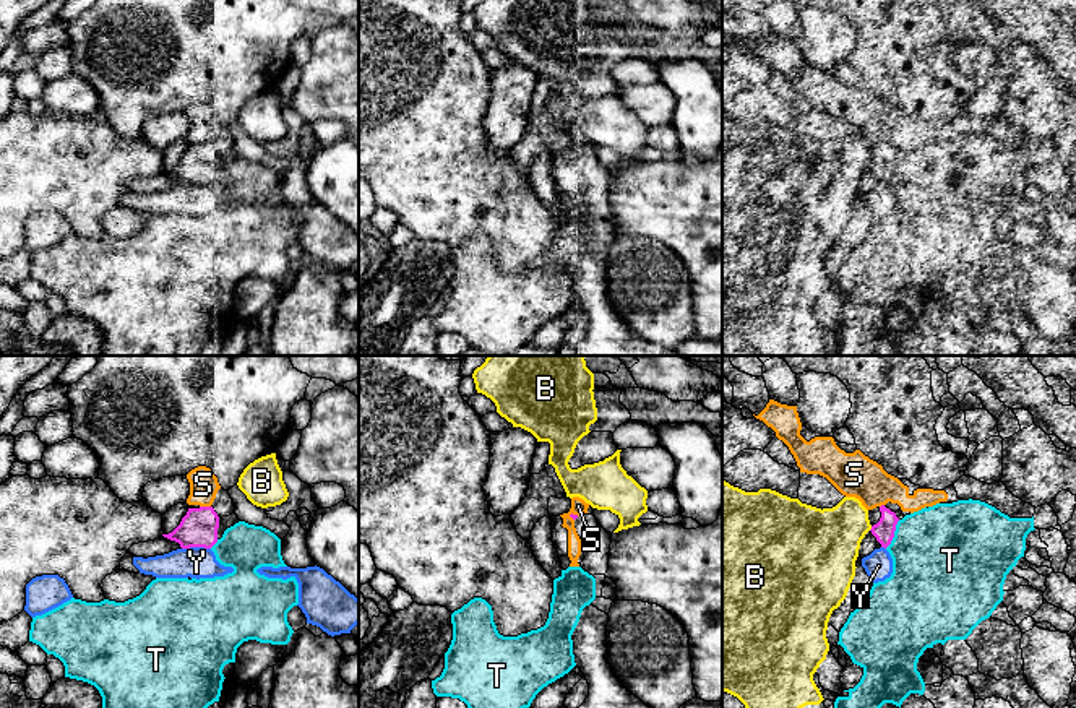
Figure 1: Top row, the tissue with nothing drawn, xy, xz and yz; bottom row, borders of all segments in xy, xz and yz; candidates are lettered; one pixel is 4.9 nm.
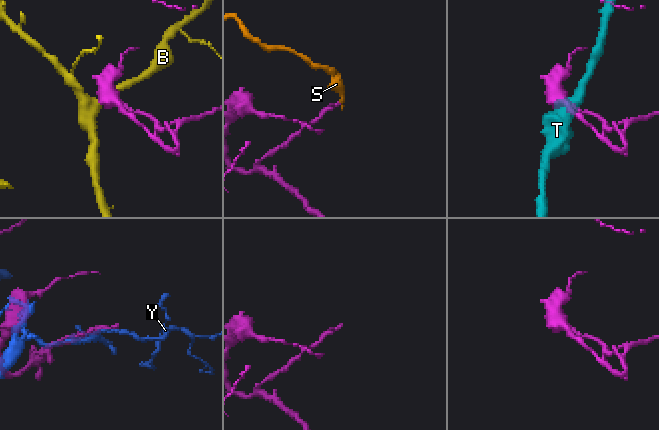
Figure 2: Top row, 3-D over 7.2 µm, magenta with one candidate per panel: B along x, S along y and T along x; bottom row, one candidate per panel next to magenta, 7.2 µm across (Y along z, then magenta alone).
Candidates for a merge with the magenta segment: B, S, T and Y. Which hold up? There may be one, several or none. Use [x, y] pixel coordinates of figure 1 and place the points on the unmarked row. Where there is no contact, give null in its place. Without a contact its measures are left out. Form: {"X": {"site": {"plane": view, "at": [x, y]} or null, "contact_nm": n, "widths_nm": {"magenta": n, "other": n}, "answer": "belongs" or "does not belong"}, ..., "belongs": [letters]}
{"B": {"site": {"plane": "yz", "at": [872, 164]}, "contact_nm": 30, "widths_nm": {"magenta": 100, "other": 340}, "answer": "does not belong"}, "S": {"site": {"plane": "xy", "at": [205, 143]}, "contact_nm": 60, "widths_nm": {"magenta": 190, "other": 140}, "answer": "does not belong"}, "T": {"site": {"plane": "yz", "at": [893, 171]}, "contact_nm": 160, "widths_nm": {"magenta": 100, "other": 460}, "answer": "does not belong"}, "Y": {"site": {"plane": "xy", "at": [195, 182]}, "contact_nm": 140, "widths_nm": {"magenta": 190, "other": 160}, "answer": "does not belong"}, "belongs": []}

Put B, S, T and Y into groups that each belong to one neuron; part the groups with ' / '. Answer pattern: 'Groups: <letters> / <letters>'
Groups: B / S / T / Y

